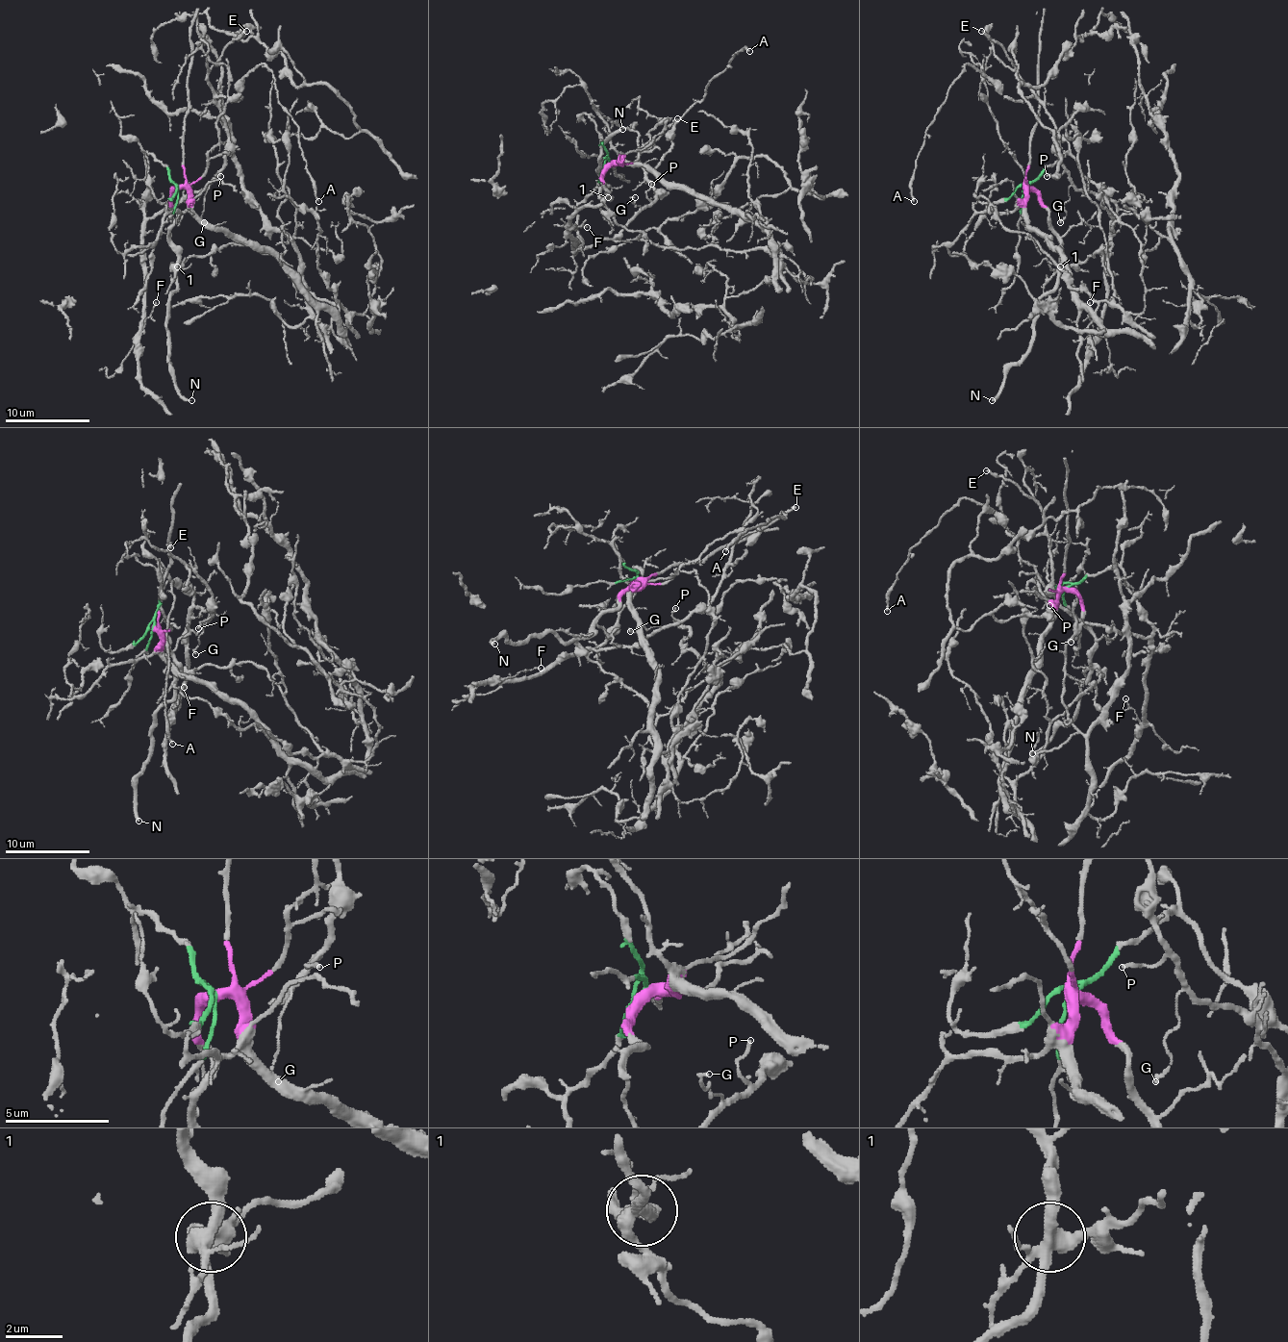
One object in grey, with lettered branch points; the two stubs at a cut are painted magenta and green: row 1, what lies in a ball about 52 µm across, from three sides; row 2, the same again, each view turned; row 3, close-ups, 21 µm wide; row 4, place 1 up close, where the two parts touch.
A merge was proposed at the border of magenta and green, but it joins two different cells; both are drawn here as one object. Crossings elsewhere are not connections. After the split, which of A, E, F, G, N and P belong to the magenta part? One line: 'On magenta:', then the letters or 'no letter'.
On magenta: N

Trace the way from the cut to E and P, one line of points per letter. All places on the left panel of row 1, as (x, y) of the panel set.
E: (177, 187), (166, 165), (145, 155), (145, 215), (202, 189), (223, 165), (227, 132), (209, 70), (246, 30)
P: (177, 187), (166, 165), (145, 155), (145, 215), (160, 215), (214, 174), (221, 176)

